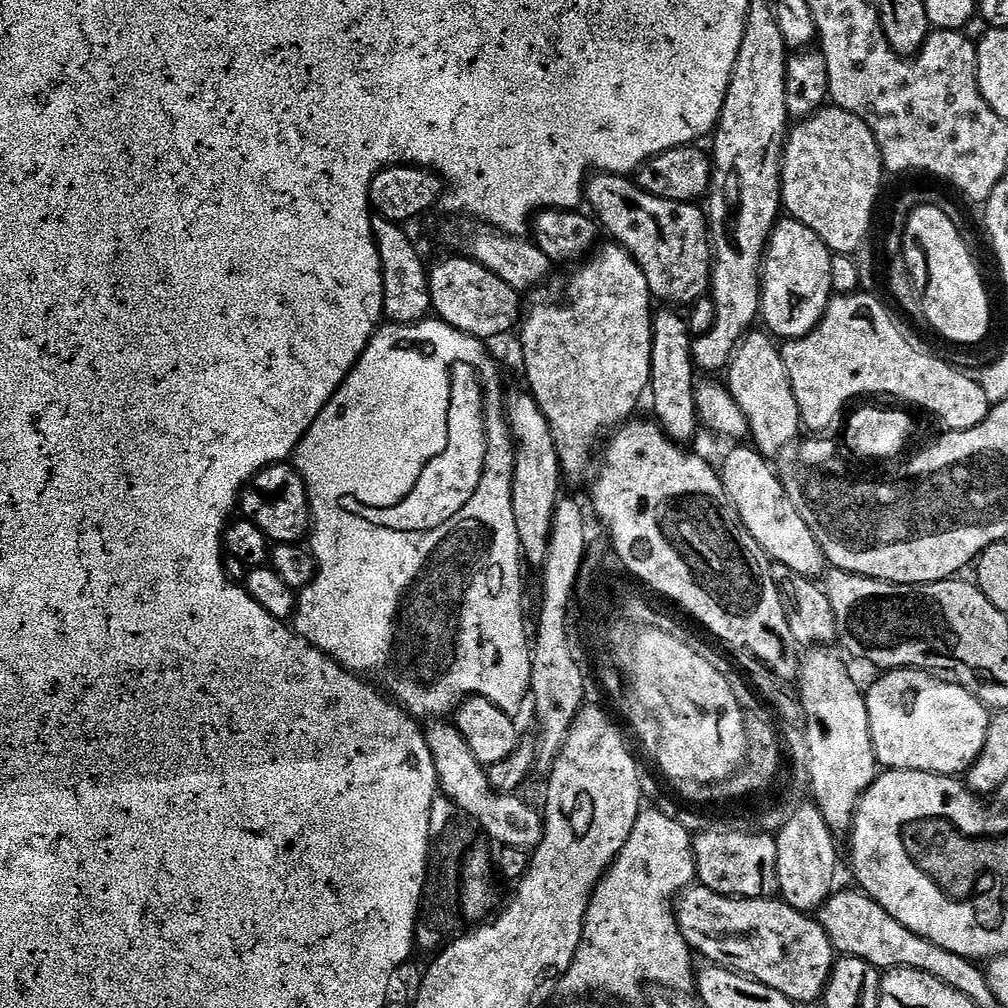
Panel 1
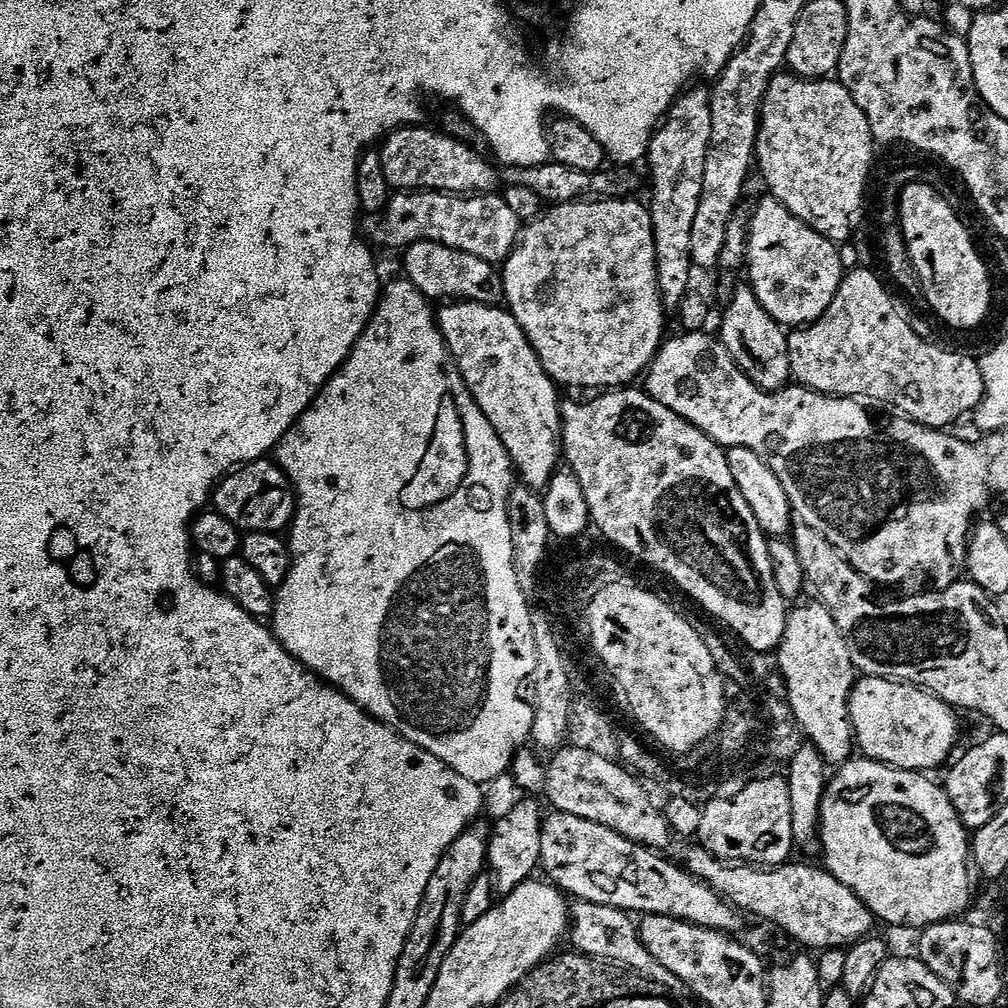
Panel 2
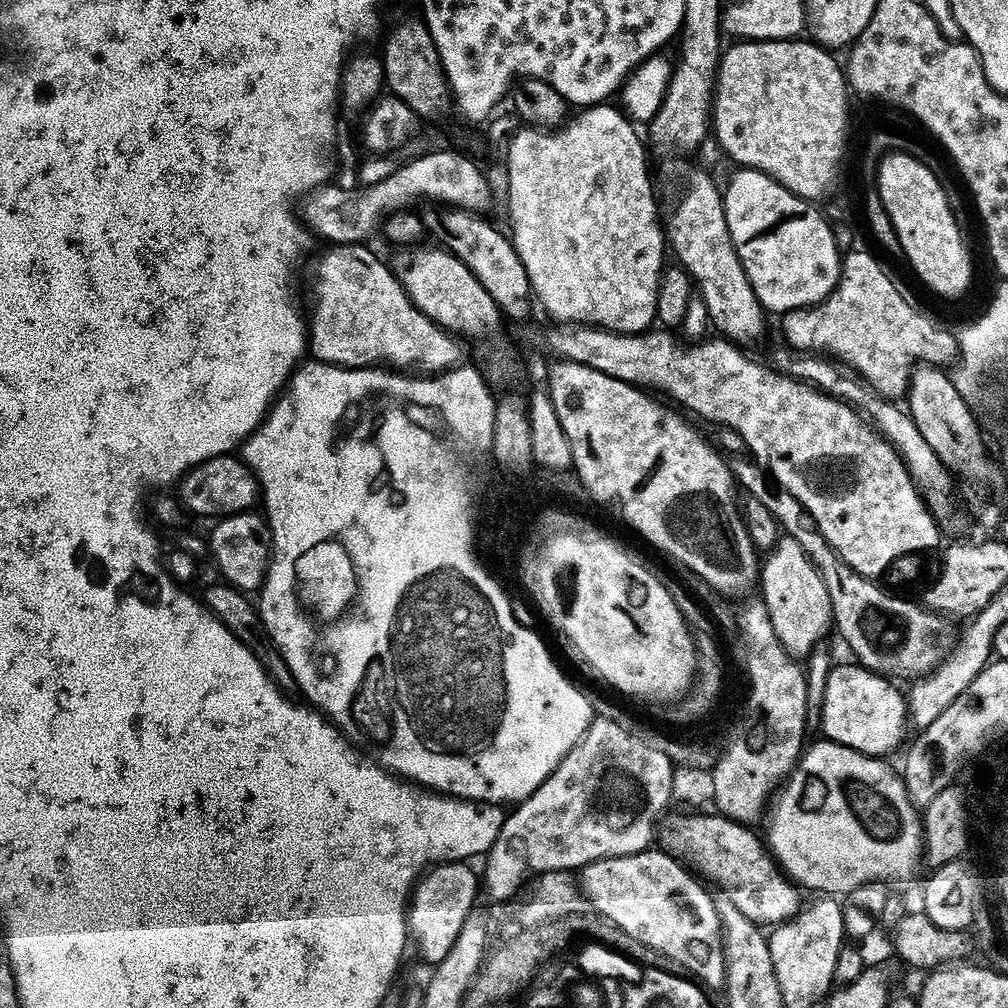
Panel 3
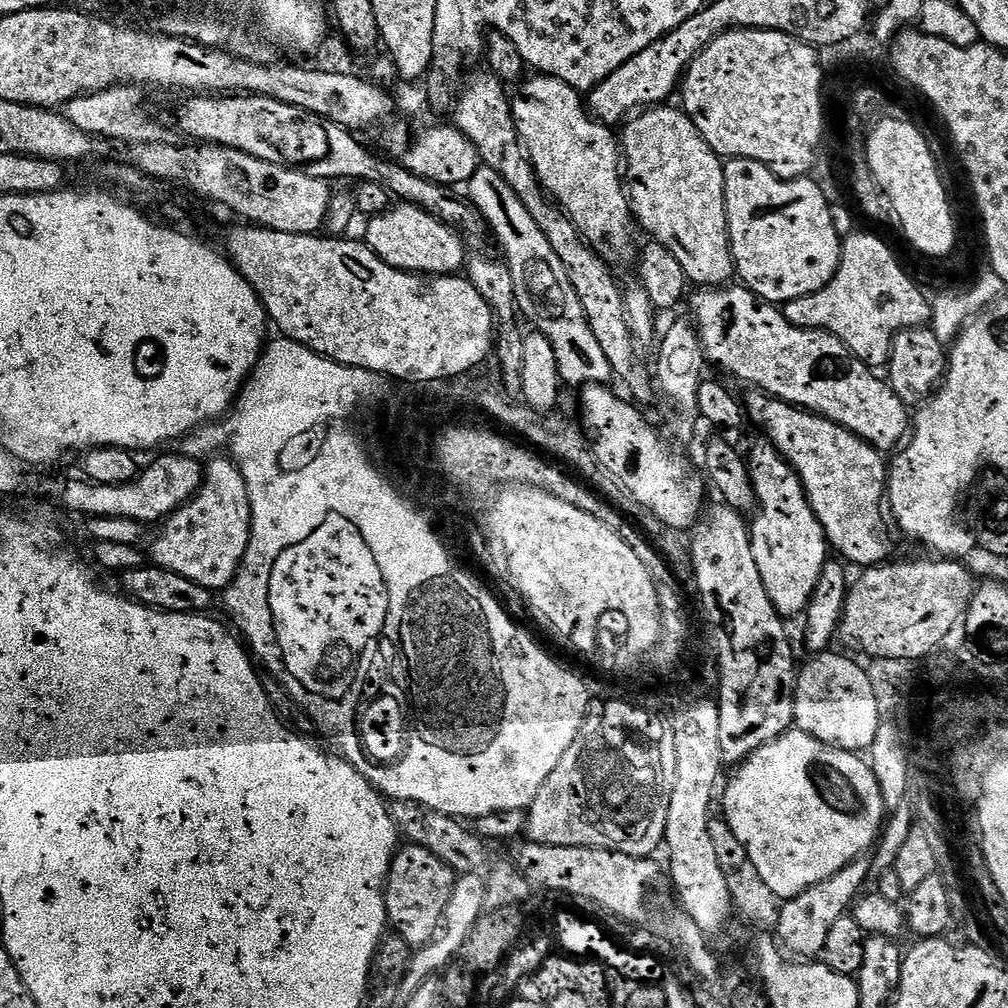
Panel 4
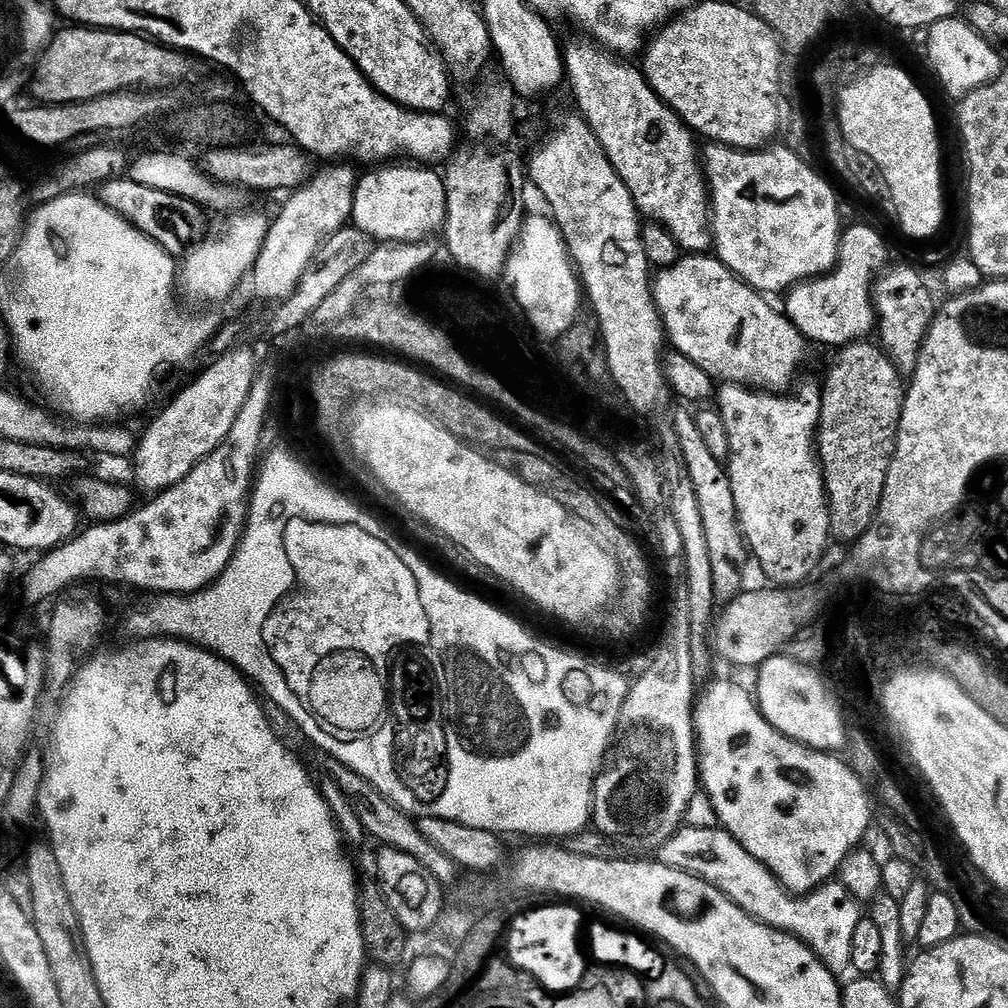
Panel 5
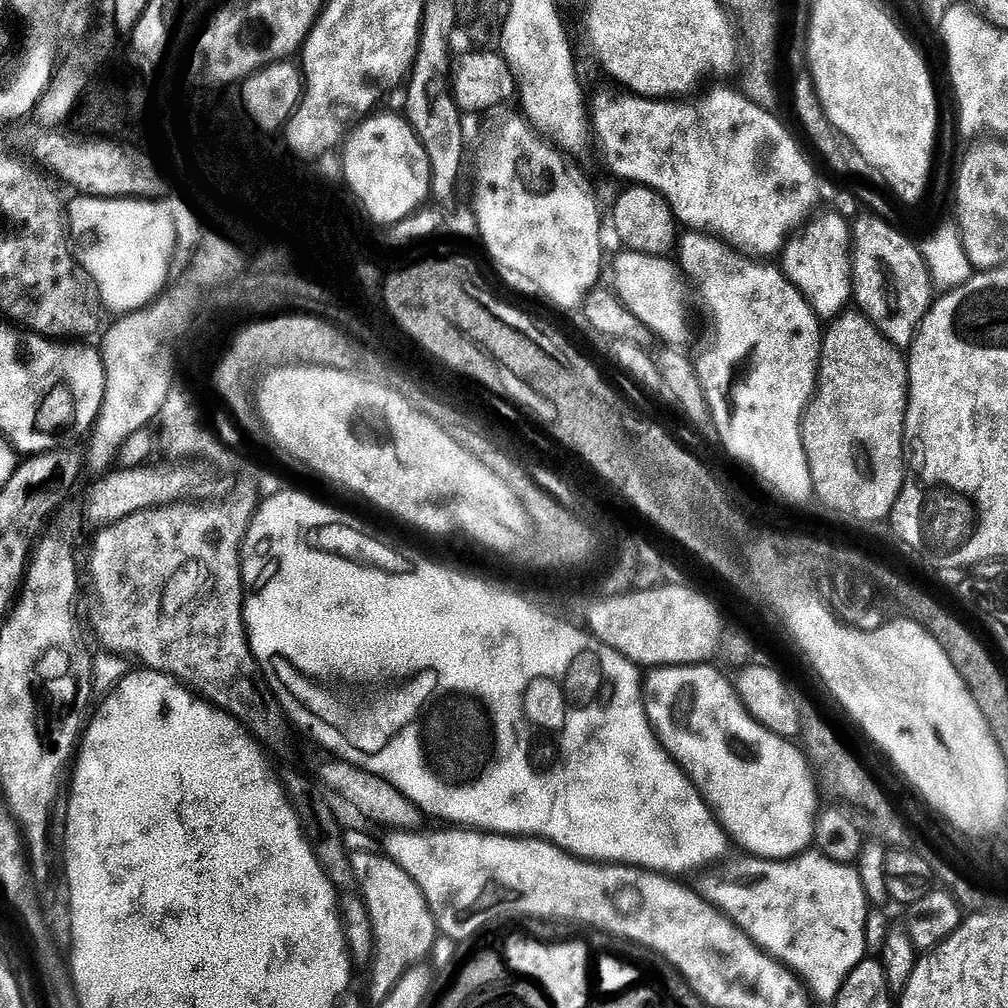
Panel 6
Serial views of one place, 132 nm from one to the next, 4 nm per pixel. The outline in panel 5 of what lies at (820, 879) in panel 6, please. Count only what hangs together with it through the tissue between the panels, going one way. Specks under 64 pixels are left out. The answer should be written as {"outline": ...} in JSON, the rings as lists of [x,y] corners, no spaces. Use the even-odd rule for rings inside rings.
{"outline":[[[720,826],[709,832],[680,832],[680,836],[664,848],[664,860],[668,860],[668,864],[680,864],[680,868],[692,868],[692,872],[704,872],[708,880],[714,881],[717,890],[729,896],[743,912],[749,912],[754,919],[772,928],[797,936],[832,973],[849,971],[852,936],[862,917],[862,904],[843,884],[825,882],[810,894],[793,894],[765,864],[758,862],[754,854],[747,852]]]}

